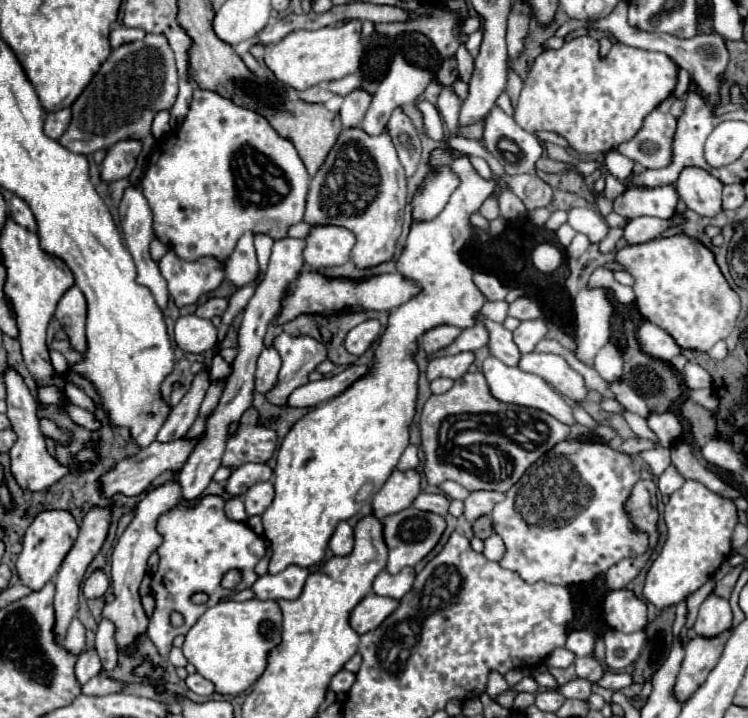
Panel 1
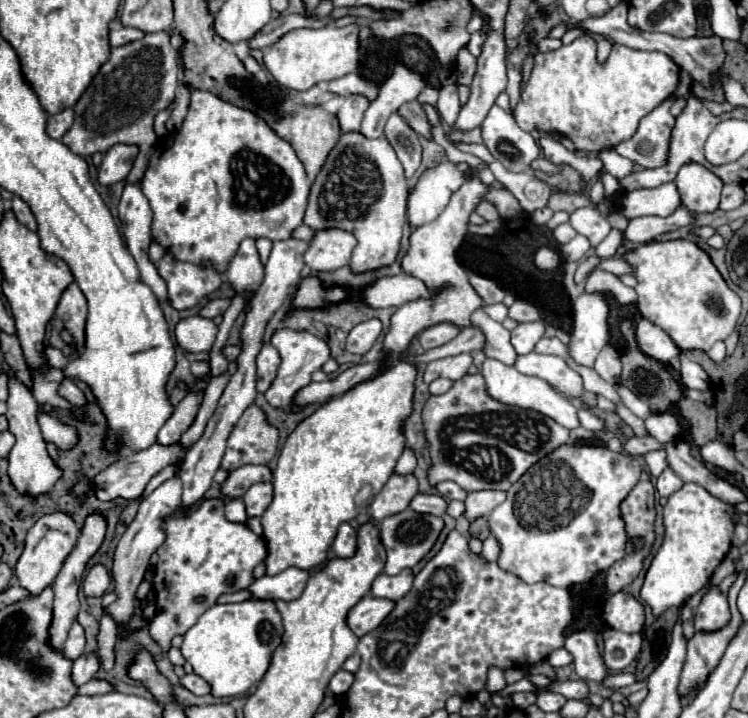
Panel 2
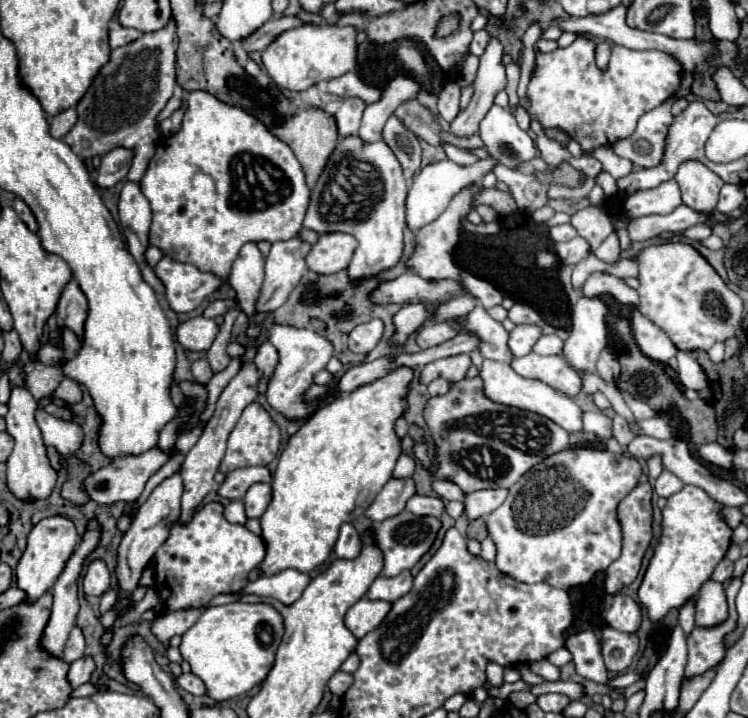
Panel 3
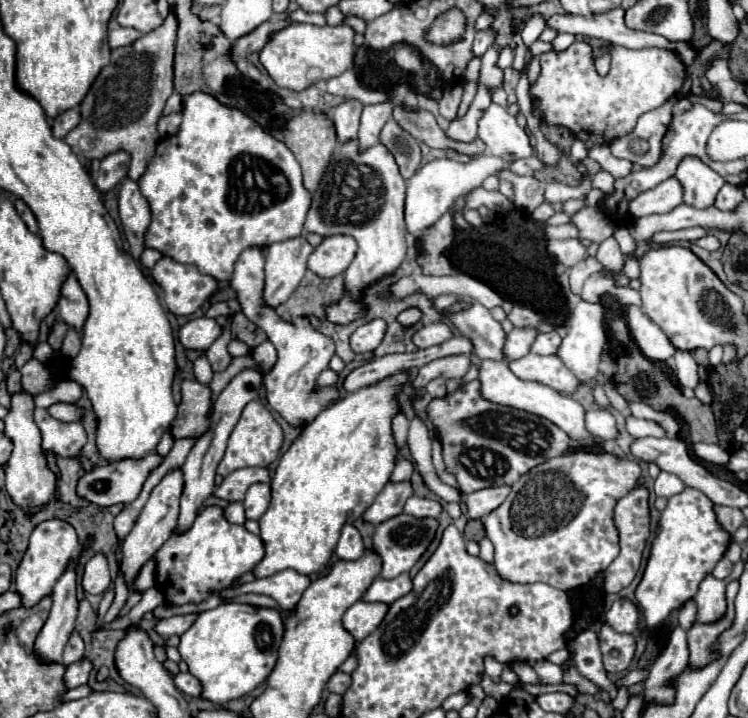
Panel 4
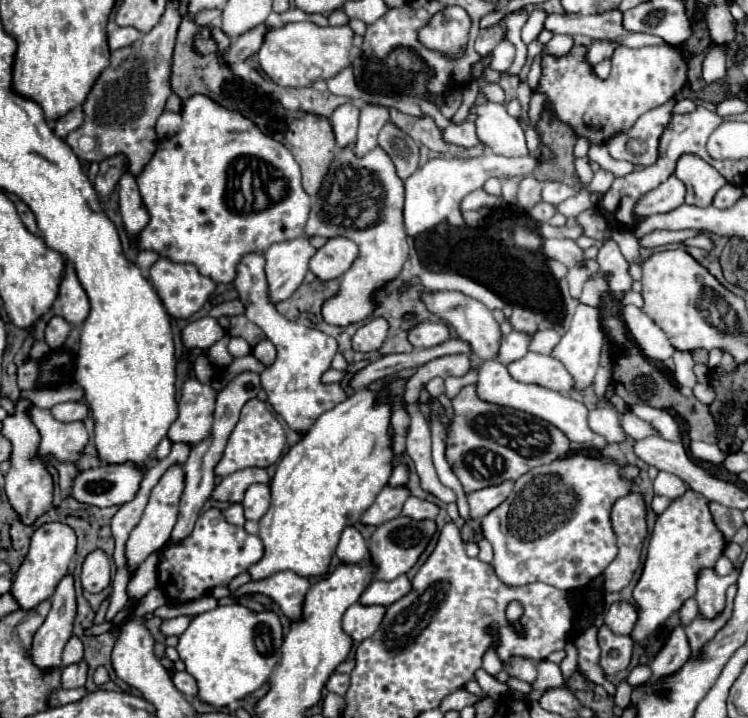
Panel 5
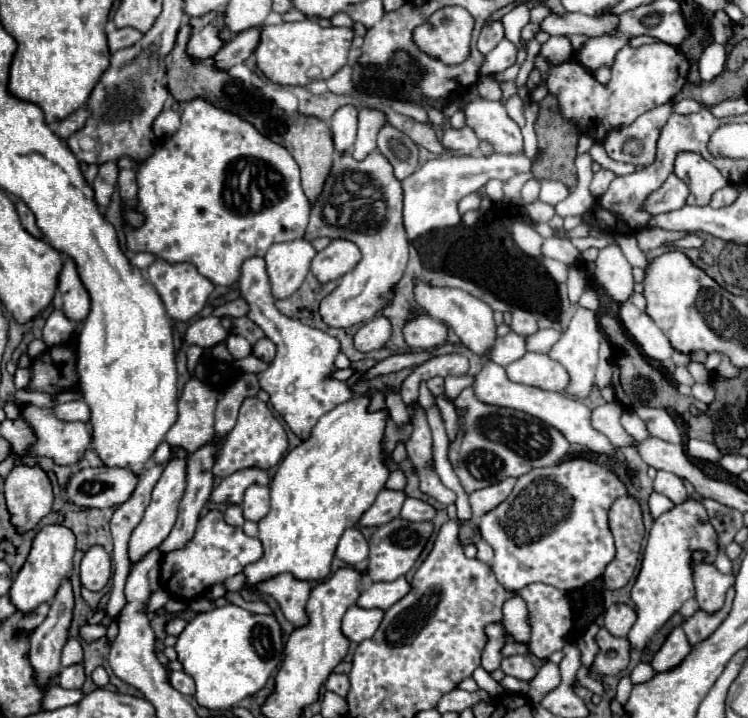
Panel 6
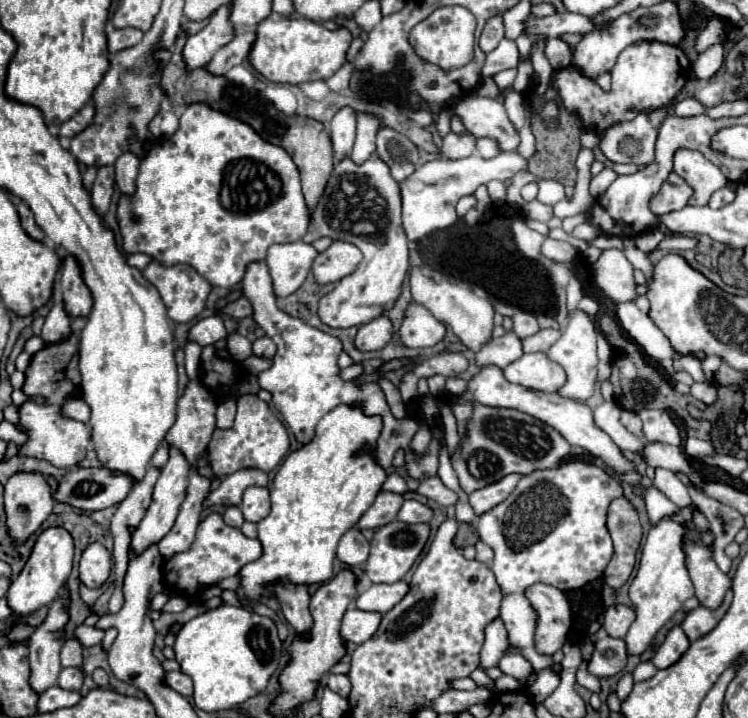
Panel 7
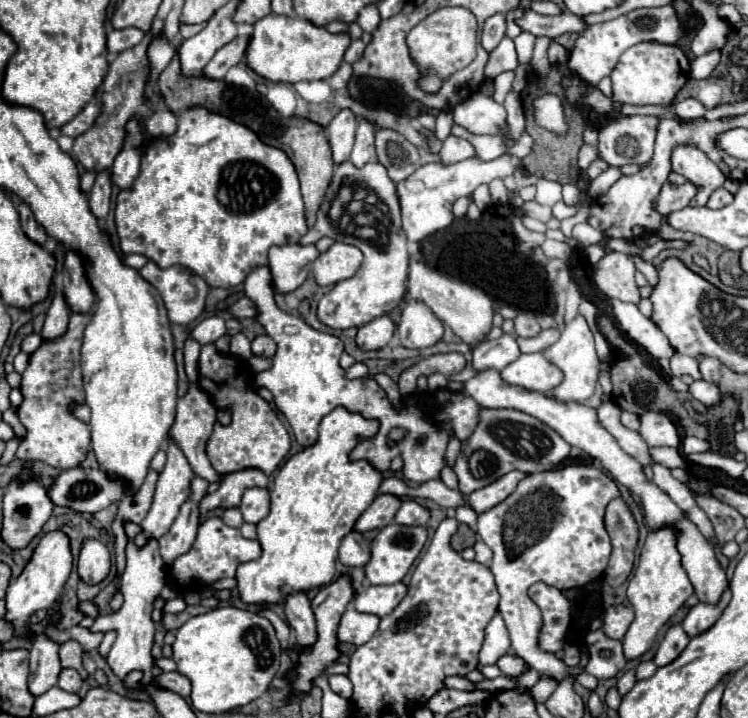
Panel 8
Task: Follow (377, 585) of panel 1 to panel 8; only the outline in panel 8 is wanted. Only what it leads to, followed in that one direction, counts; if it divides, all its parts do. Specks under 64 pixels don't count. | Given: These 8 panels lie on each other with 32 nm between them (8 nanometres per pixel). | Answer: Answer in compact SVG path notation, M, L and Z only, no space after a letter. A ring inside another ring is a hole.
M402 582L390 586L368 586L356 596L354 608L356 612L384 618L402 602L404 596L406 596L406 586Z

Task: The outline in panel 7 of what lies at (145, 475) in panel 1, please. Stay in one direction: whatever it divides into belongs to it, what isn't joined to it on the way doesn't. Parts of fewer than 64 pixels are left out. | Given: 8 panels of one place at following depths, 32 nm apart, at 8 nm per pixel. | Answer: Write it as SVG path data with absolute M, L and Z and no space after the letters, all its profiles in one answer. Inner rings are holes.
M74 468L62 476L62 480L58 482L58 490L52 494L52 498L56 502L70 504L72 508L78 508L84 512L96 512L122 502L132 490L132 486L134 486L134 480L130 480L130 476L120 472L110 472L108 468Z

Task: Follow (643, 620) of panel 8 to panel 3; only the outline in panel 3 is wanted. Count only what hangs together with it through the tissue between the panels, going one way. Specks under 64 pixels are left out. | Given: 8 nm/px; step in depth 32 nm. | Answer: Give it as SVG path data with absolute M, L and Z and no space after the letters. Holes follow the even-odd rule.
M684 486L668 498L662 510L662 534L638 588L638 602L648 612L652 622L662 620L672 608L680 608L692 600L700 586L712 576L716 564L724 558L732 530L720 516L722 504L714 504L706 492L694 486Z

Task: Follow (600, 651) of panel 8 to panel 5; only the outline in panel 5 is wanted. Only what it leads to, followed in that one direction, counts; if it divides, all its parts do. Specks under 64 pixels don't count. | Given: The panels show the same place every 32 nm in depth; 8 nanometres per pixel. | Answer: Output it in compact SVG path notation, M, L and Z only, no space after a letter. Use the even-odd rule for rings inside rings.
M606 626L598 630L598 644L600 644L600 668L604 674L618 674L628 668L634 642L628 636L618 636L610 632Z

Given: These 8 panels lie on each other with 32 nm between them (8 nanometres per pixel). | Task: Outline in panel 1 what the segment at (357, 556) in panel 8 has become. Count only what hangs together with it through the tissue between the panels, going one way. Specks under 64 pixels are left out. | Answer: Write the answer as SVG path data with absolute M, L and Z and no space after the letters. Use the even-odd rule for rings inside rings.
M340 522L332 540L330 540L330 550L336 556L348 556L354 548L354 530L350 528L348 522Z

